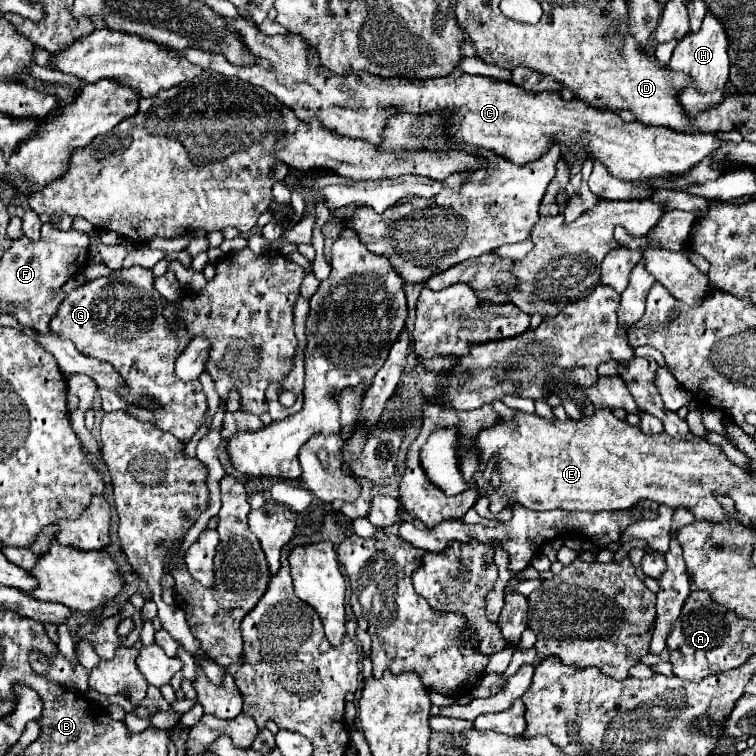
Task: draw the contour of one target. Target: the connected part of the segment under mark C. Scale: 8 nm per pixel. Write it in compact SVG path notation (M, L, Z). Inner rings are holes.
M240 18L240 20L228 20L228 24L242 36L242 40L248 44L250 52L254 56L262 56L268 58L272 62L272 70L260 68L260 72L240 72L238 66L226 62L224 56L214 56L210 52L198 50L198 48L188 48L184 52L176 52L172 50L172 54L184 56L188 58L192 64L198 64L200 68L208 68L214 72L220 72L224 76L236 76L244 82L250 82L254 86L262 86L266 88L270 94L274 94L284 106L292 108L296 112L296 116L304 122L308 122L308 118L320 118L320 122L324 122L324 126L328 126L328 130L336 130L336 134L346 134L348 138L360 138L360 140L368 140L374 146L378 146L378 142L382 142L382 130L386 126L386 120L382 120L382 116L388 118L398 112L410 112L410 114L424 114L424 112L432 112L438 108L452 108L454 114L448 122L448 138L456 138L458 142L468 142L468 144L476 144L476 146L484 146L490 148L494 152L498 152L500 156L508 158L514 164L526 164L536 160L552 142L560 142L560 144L584 144L588 146L588 152L594 158L600 158L612 176L620 178L620 180L630 180L630 182L650 182L656 178L656 182L662 184L672 184L672 188L676 188L676 182L664 176L682 176L684 172L692 170L692 166L700 164L704 160L704 156L714 156L714 152L722 146L722 140L718 138L718 134L686 134L686 132L674 132L670 128L664 126L646 126L642 122L622 122L618 114L614 112L606 112L606 110L596 110L592 106L586 106L580 100L572 100L572 102L562 102L558 92L526 92L510 82L500 82L500 80L492 80L486 76L472 76L466 74L462 70L454 70L448 76L438 76L438 78L428 78L428 80L410 80L410 78L380 78L380 76L370 76L370 74L356 74L356 78L352 76L336 76L332 72L316 72L308 66L306 62L306 46L308 42L300 36L300 34L290 34L290 36L266 36L262 34L250 20Z

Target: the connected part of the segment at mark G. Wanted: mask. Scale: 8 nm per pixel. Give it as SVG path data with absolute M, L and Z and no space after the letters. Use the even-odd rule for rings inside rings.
M142 266L122 268L108 278L96 278L96 280L84 284L82 288L76 288L74 292L70 292L64 298L64 302L58 306L58 312L52 316L50 332L60 338L72 340L82 354L98 358L102 362L110 362L120 372L120 376L126 380L126 384L130 386L130 396L126 398L128 402L136 404L136 400L134 400L136 394L154 396L158 400L158 404L162 406L162 410L156 412L156 426L164 432L174 434L182 442L186 442L204 424L204 412L206 412L208 404L206 404L206 396L202 392L200 382L180 382L174 376L174 360L184 350L184 346L188 346L190 336L184 330L178 330L176 334L170 332L170 328L162 316L164 304L166 304L166 300L154 288L154 278L148 268L142 268Z

